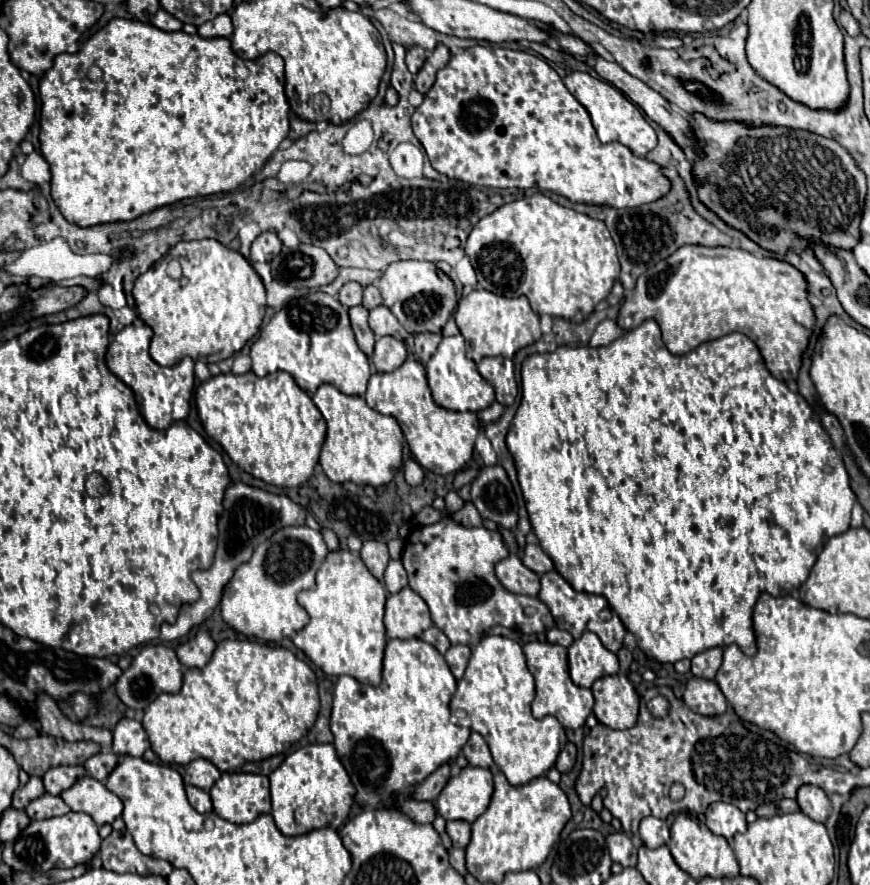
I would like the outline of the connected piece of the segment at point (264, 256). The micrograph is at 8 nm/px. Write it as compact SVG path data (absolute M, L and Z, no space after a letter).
M262 232L254 242L250 250L250 260L252 262L270 262L274 256L278 256L282 248L280 238L276 232Z

